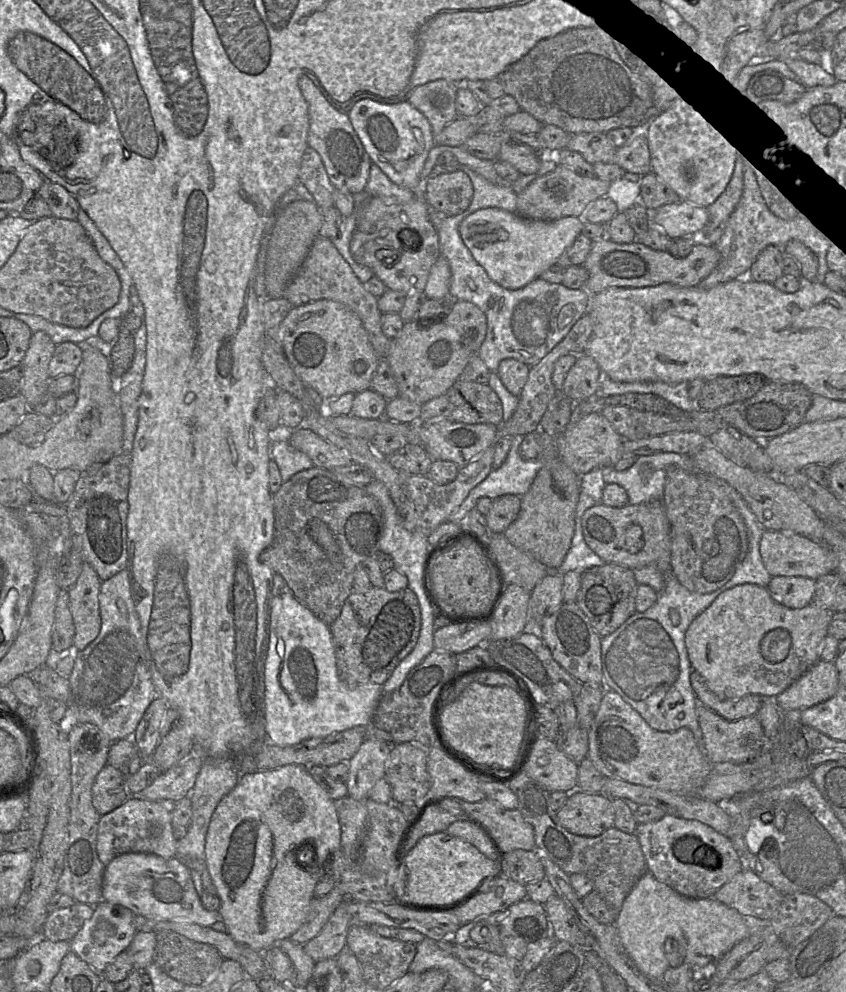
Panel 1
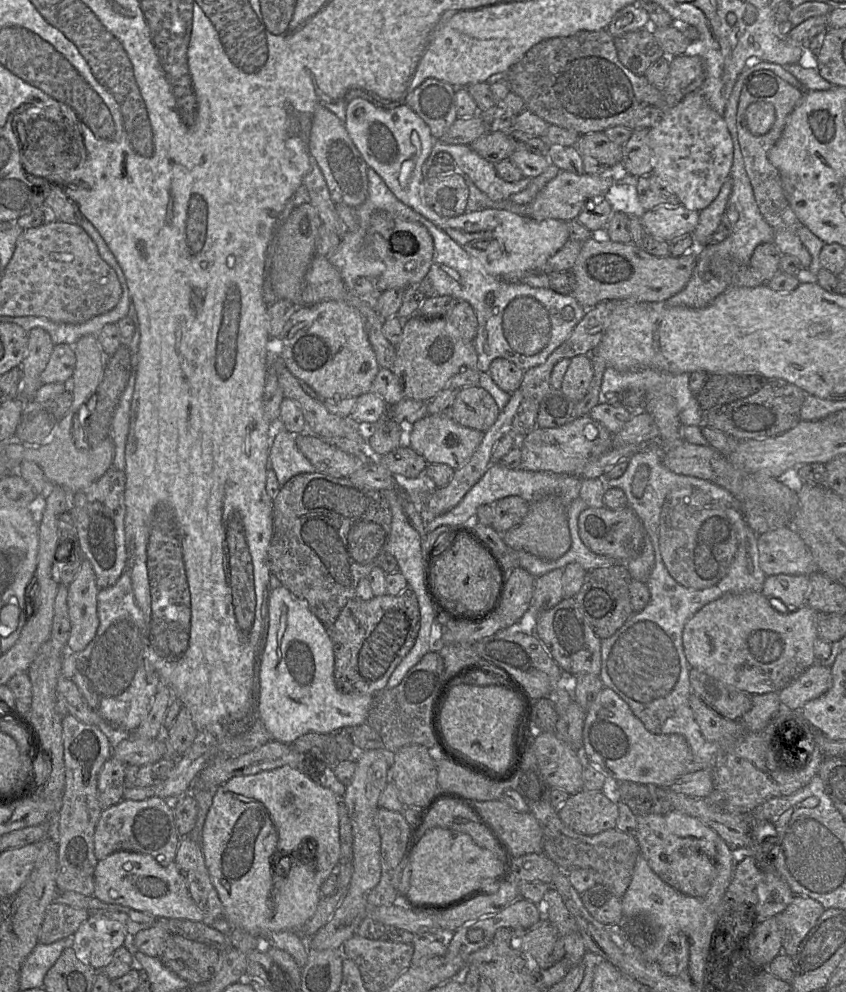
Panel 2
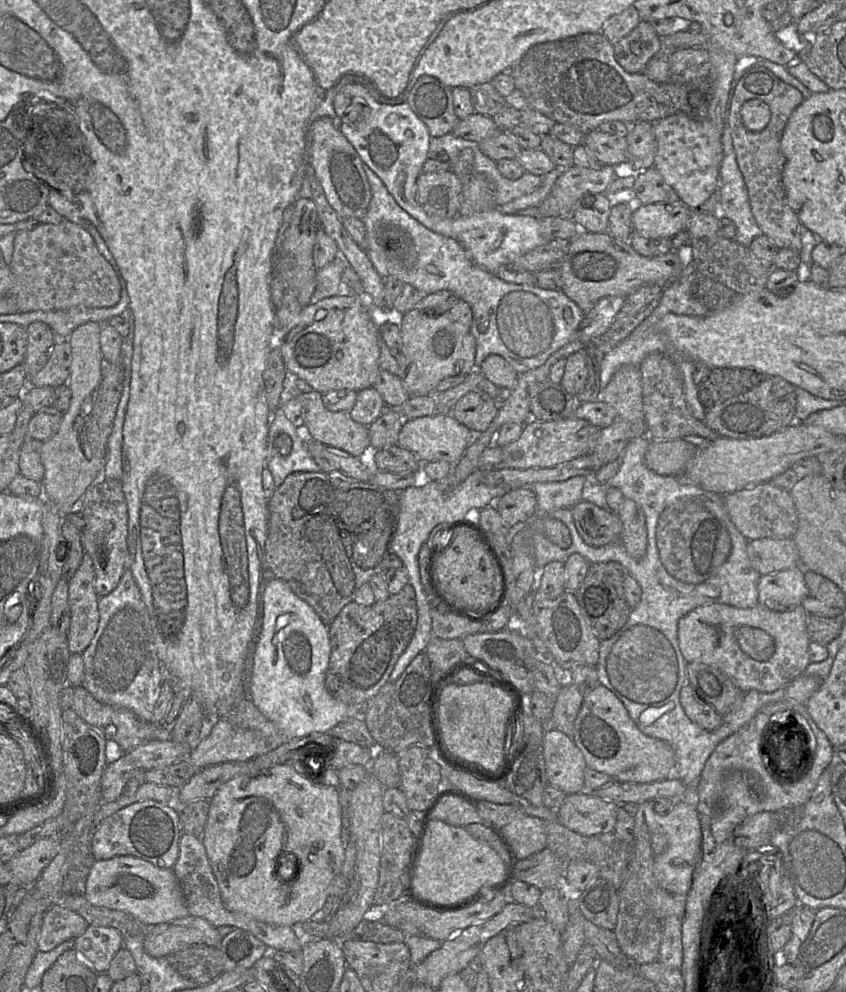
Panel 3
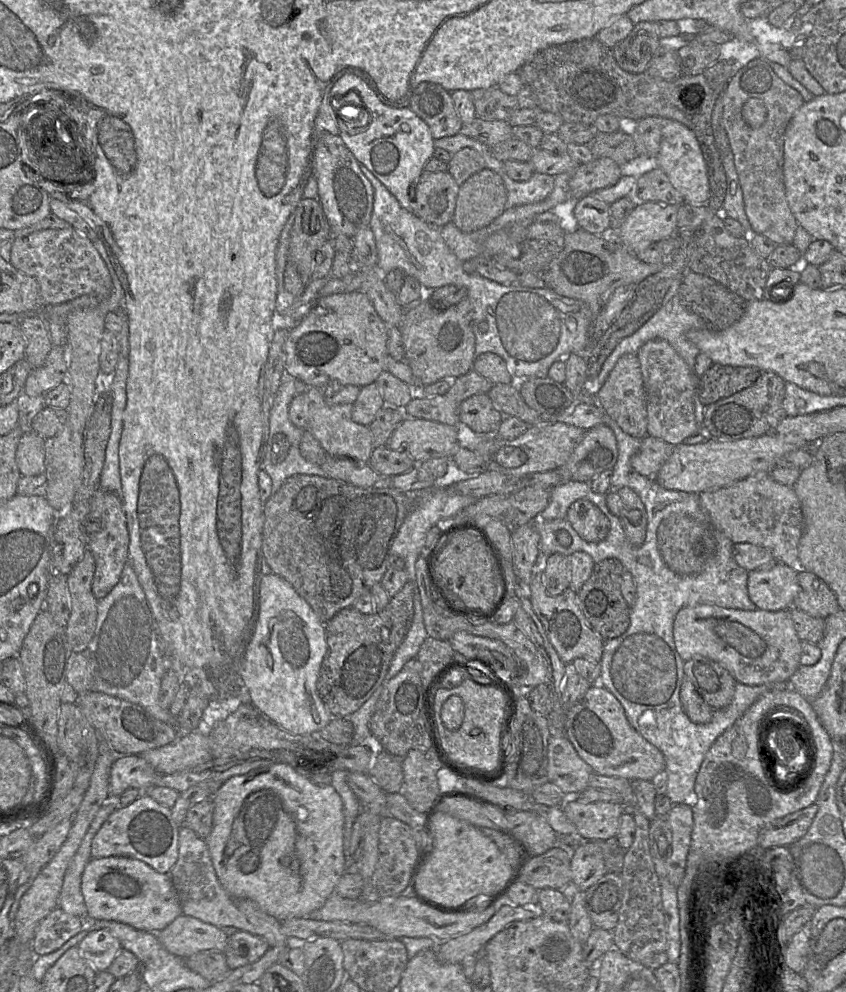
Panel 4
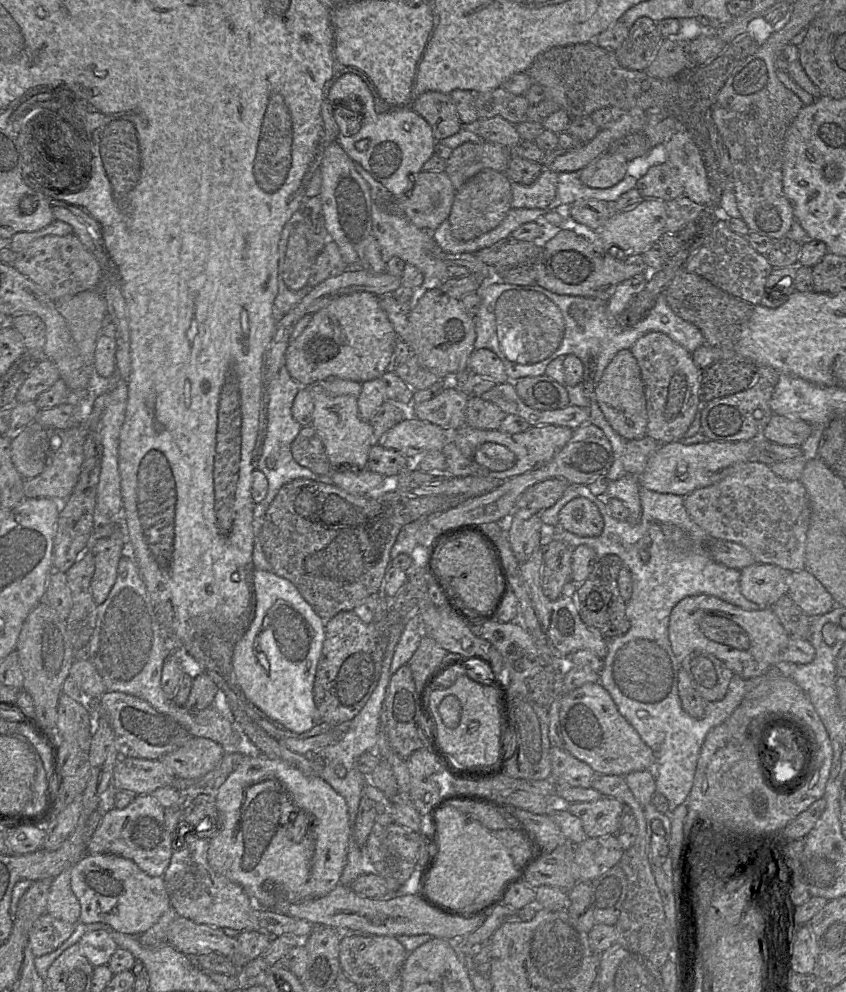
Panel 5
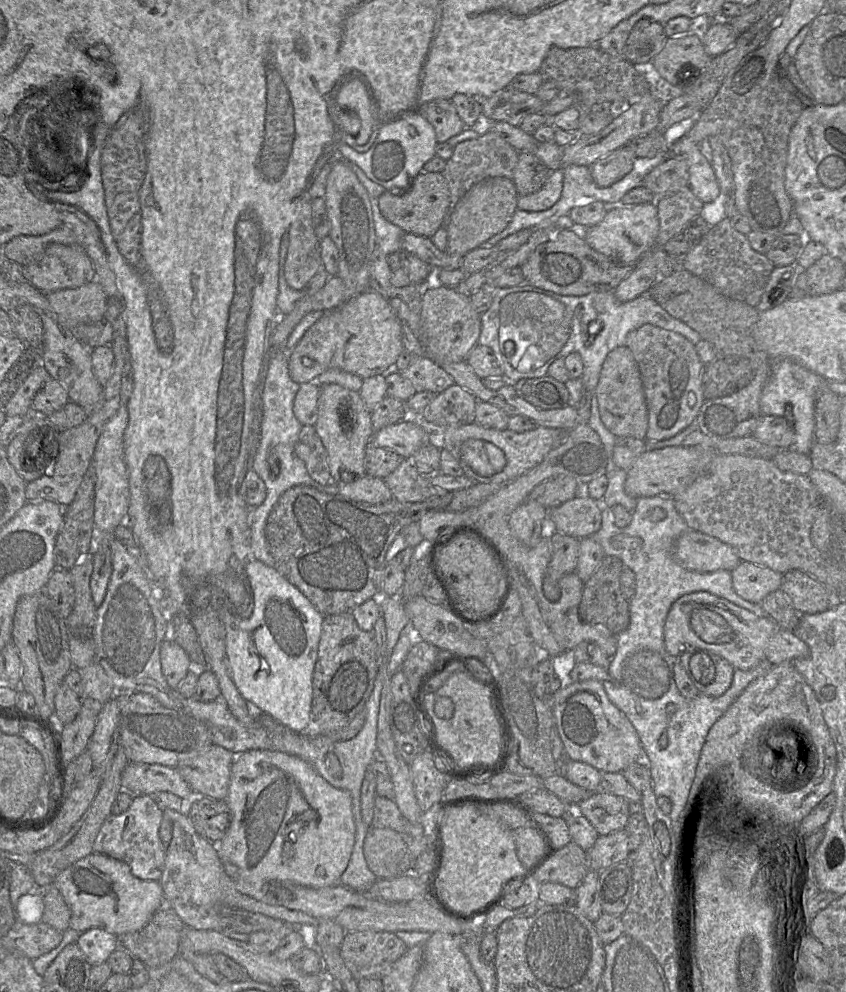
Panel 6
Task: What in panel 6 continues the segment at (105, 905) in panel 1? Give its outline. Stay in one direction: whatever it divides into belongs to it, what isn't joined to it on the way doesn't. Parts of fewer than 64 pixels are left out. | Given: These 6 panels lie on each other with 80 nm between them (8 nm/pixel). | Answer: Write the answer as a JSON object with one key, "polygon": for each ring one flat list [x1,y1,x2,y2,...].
{"polygon":[[91,928,80,934,76,943,92,966,107,962,109,956,120,947,119,938,101,928]]}

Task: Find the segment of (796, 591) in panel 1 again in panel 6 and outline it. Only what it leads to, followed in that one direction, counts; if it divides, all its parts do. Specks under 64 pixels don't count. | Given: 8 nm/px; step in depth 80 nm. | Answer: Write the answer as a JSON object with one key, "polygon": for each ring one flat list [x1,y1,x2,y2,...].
{"polygon":[[741,561,731,574,737,594,753,603,761,603,769,593,780,589,783,581,783,574,747,561]]}

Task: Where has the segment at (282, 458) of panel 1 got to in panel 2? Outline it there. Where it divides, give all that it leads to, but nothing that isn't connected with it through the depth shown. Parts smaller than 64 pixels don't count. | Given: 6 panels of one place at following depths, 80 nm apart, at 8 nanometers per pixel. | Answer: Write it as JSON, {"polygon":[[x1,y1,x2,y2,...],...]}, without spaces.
{"polygon":[[286,429,279,432,269,451,269,468,277,477,280,486,292,477,302,473,316,472,316,467,300,452,296,445,296,436]]}

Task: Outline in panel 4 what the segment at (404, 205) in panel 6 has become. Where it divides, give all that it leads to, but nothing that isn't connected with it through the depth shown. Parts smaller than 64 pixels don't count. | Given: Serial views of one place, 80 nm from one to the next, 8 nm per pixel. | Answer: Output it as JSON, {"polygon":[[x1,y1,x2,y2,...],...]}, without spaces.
{"polygon":[[423,171,415,188,416,195,411,201,411,212,415,216,436,228,441,228,452,221,460,185,449,172]]}

